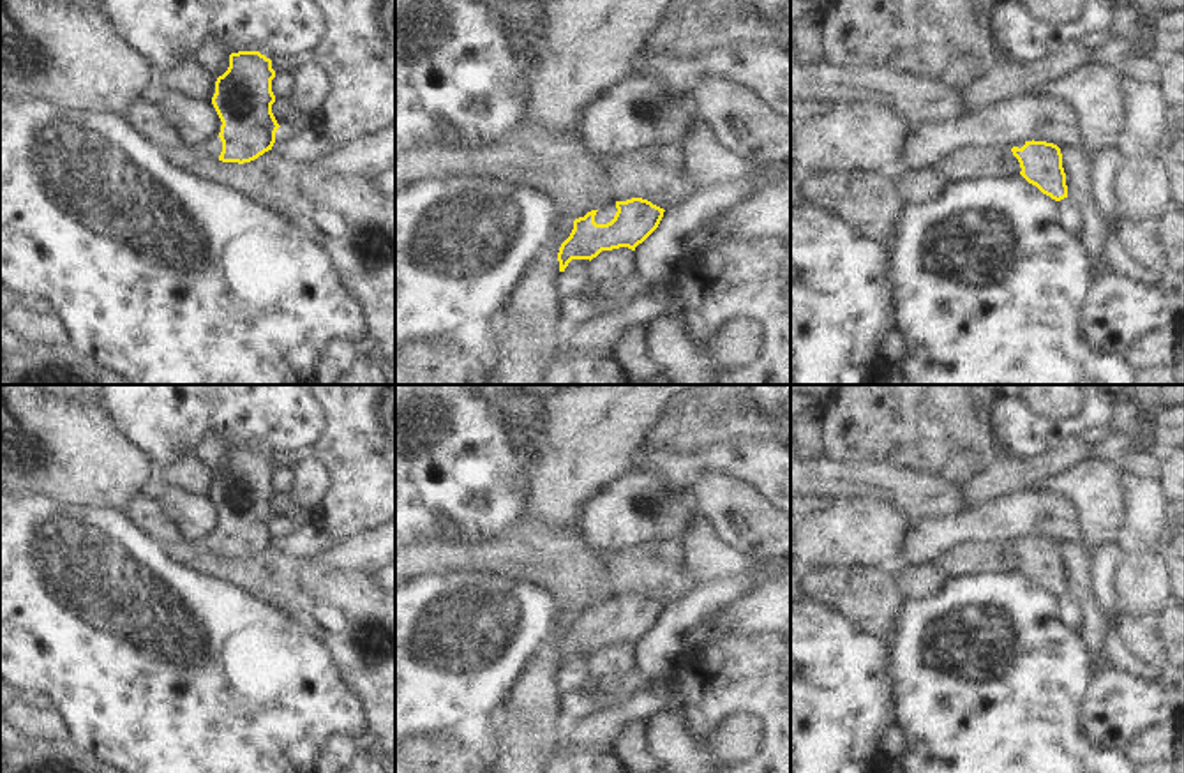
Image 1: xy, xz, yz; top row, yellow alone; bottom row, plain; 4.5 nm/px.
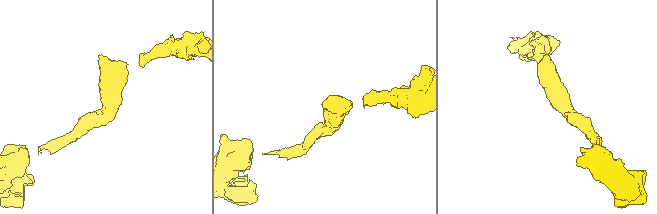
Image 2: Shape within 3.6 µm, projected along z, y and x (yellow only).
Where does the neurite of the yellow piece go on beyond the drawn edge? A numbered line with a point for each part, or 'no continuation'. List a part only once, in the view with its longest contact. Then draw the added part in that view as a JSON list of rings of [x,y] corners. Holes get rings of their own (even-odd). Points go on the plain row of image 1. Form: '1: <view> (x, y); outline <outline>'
no continuation

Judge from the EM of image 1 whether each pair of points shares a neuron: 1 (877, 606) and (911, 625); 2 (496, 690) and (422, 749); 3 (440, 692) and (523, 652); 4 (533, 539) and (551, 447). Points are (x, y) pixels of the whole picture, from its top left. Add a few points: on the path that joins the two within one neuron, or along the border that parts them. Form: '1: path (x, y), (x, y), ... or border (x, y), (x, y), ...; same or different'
1: border (907, 600), (899, 618), (897, 632), (890, 641); different
2: border (450, 726), (440, 731), (413, 735); different
3: path (461, 685), (470, 676), (489, 671), (502, 662); same
4: path (551, 516), (551, 470); same

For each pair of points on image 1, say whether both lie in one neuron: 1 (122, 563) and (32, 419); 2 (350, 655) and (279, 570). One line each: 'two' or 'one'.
1: two
2: one

